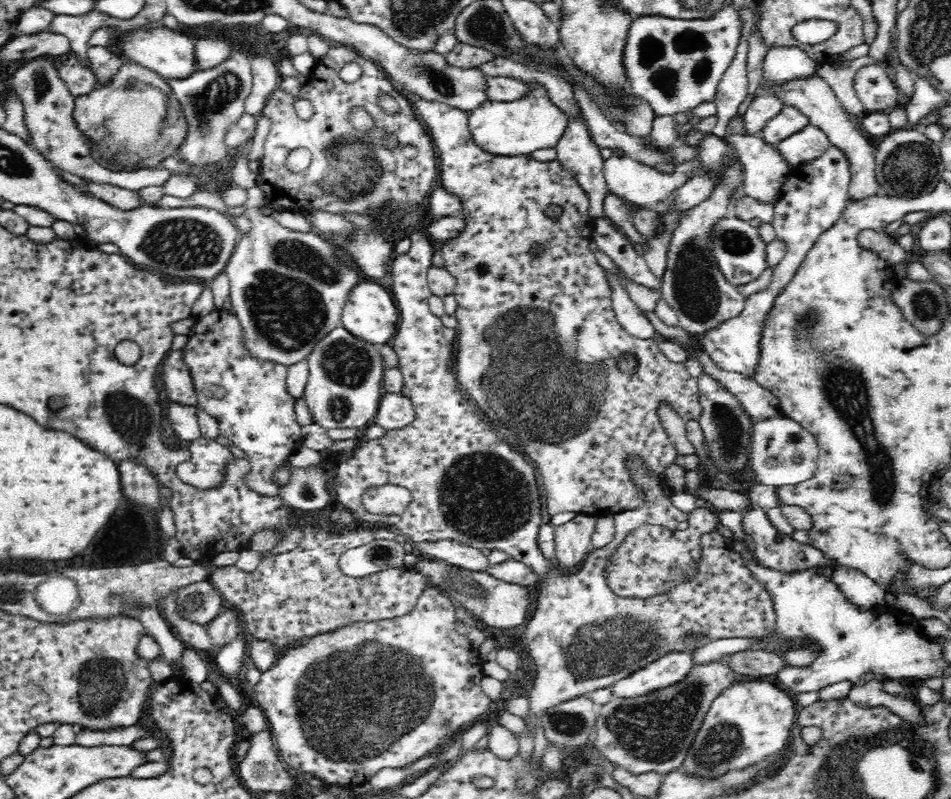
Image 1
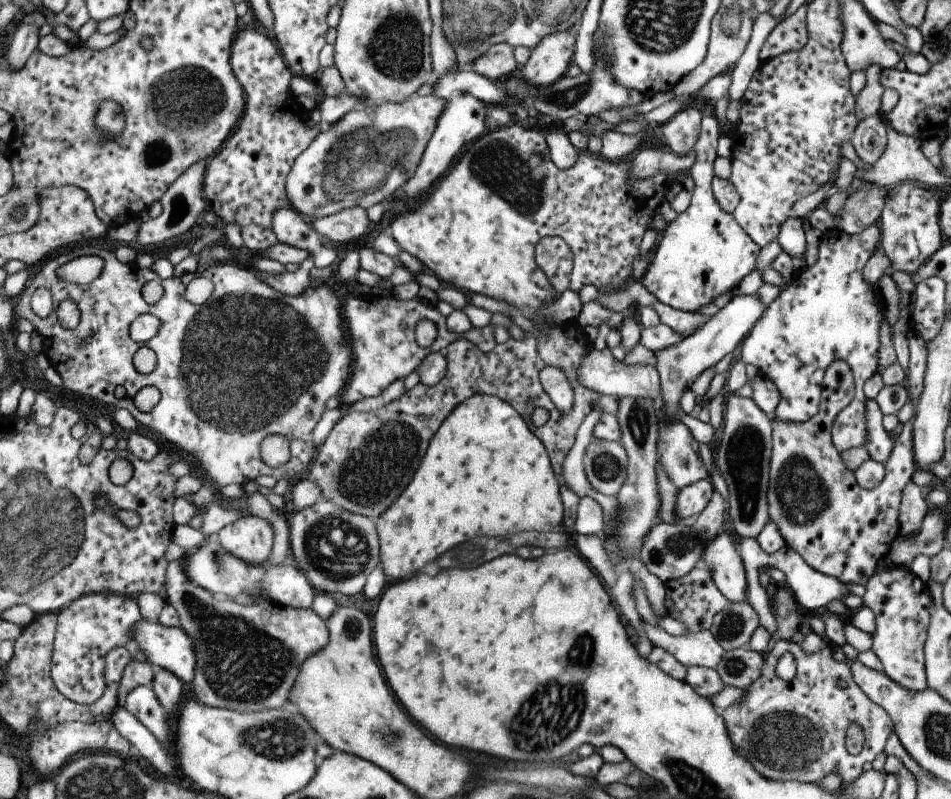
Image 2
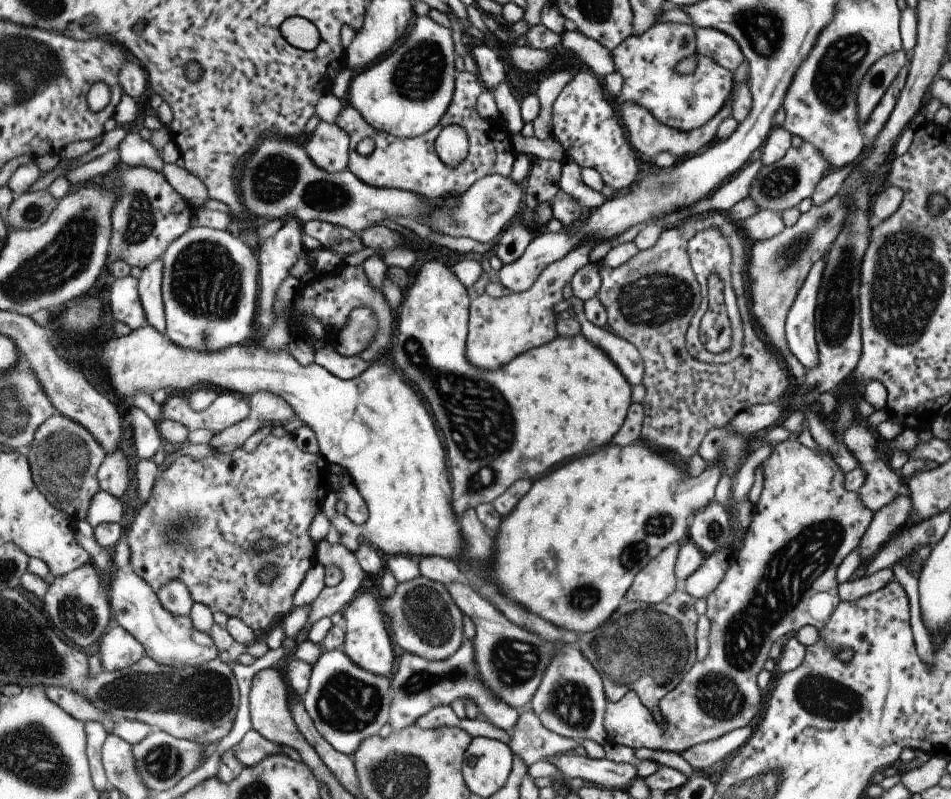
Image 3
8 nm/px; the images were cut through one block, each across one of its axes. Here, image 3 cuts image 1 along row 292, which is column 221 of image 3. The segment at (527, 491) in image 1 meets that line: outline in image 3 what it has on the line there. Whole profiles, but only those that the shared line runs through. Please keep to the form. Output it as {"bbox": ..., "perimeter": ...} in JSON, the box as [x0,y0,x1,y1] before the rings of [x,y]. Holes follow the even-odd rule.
{"bbox":[163,392,251,434],"perimeter":[[[223,392],[219,398],[209,406],[205,412],[197,412],[191,408],[189,398],[185,396],[173,396],[169,402],[163,406],[163,416],[165,420],[181,422],[185,424],[191,432],[199,430],[213,430],[217,434],[229,430],[231,426],[237,426],[239,422],[245,422],[249,418],[251,406],[247,400],[233,392]]]}

